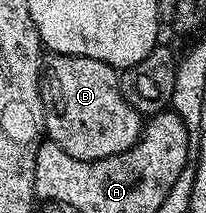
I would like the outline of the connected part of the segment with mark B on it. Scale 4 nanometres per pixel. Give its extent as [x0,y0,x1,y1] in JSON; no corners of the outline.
[39,53,145,159]

